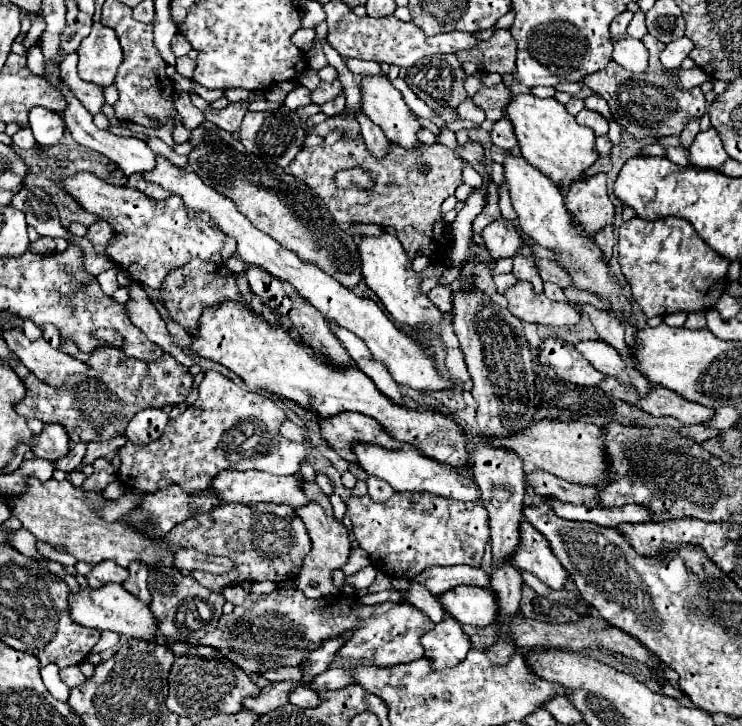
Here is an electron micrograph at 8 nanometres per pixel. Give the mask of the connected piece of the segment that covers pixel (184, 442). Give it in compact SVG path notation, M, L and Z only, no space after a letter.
M205 372L203 382L199 384L199 398L177 418L169 420L165 432L159 440L149 444L133 444L127 442L123 448L119 448L121 468L119 468L119 480L133 490L139 492L153 492L157 490L157 484L161 478L169 478L183 486L187 492L195 490L207 490L215 476L223 470L265 470L269 474L281 474L289 476L299 472L301 462L309 458L311 452L315 452L315 446L309 442L293 442L279 434L281 424L287 420L285 410L279 406L279 402L265 398L263 394L247 392L235 382L231 382L227 376L219 372Z

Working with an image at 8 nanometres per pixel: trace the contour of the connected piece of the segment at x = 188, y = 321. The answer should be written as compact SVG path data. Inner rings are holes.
M194 259L187 266L179 266L179 268L171 270L167 274L167 278L165 278L163 286L161 286L159 300L165 304L165 308L169 310L171 318L179 326L183 326L185 330L193 332L197 328L197 322L199 322L199 316L201 316L203 308L207 308L211 304L219 304L225 298L229 298L229 300L237 300L239 298L236 279L237 275L223 263L215 264Z

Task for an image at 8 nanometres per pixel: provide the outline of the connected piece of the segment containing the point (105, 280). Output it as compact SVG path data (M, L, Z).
M115 270L101 272L101 274L97 276L97 280L99 280L99 284L101 284L101 290L103 290L105 294L109 294L109 296L119 288L119 282L117 282L117 276L115 276Z

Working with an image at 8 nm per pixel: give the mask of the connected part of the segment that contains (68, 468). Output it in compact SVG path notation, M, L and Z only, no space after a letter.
M86 442L72 443L72 450L69 451L69 454L65 458L56 461L56 469L66 473L71 472L81 463L86 449Z

